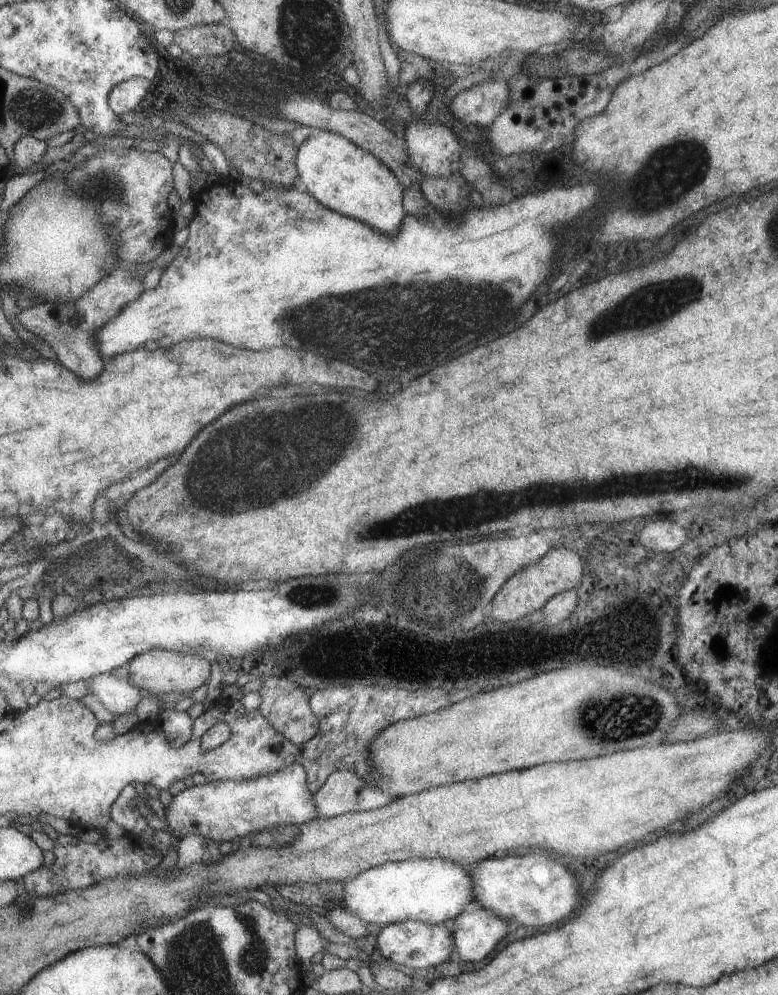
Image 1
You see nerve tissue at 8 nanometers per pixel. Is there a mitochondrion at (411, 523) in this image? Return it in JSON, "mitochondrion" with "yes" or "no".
{"mitochondrion":"yes"}

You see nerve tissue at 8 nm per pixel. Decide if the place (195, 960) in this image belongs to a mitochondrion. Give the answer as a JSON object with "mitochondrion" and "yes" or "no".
{"mitochondrion":"yes"}

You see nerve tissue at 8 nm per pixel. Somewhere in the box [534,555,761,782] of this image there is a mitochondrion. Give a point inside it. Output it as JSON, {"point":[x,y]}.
{"point":[620,722]}

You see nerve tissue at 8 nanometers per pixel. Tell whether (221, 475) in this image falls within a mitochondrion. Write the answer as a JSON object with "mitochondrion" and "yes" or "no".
{"mitochondrion":"yes"}

